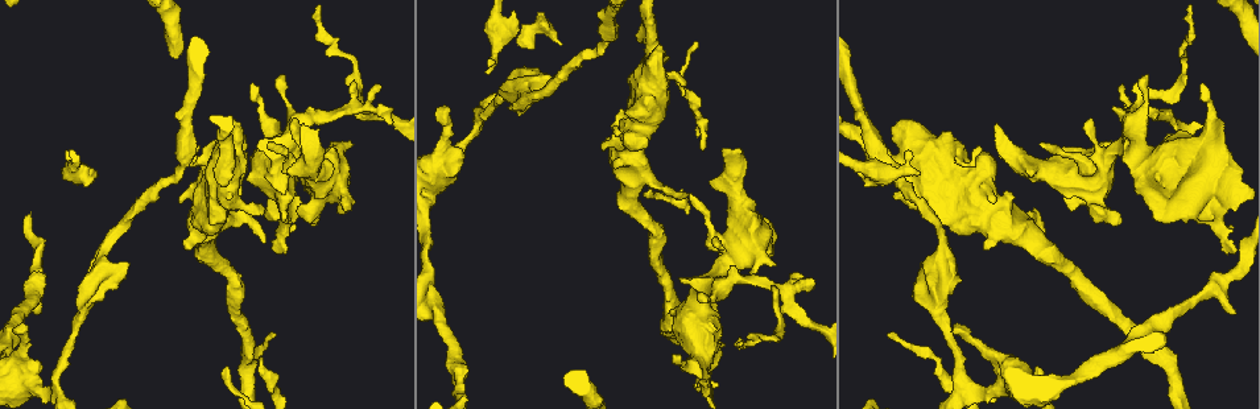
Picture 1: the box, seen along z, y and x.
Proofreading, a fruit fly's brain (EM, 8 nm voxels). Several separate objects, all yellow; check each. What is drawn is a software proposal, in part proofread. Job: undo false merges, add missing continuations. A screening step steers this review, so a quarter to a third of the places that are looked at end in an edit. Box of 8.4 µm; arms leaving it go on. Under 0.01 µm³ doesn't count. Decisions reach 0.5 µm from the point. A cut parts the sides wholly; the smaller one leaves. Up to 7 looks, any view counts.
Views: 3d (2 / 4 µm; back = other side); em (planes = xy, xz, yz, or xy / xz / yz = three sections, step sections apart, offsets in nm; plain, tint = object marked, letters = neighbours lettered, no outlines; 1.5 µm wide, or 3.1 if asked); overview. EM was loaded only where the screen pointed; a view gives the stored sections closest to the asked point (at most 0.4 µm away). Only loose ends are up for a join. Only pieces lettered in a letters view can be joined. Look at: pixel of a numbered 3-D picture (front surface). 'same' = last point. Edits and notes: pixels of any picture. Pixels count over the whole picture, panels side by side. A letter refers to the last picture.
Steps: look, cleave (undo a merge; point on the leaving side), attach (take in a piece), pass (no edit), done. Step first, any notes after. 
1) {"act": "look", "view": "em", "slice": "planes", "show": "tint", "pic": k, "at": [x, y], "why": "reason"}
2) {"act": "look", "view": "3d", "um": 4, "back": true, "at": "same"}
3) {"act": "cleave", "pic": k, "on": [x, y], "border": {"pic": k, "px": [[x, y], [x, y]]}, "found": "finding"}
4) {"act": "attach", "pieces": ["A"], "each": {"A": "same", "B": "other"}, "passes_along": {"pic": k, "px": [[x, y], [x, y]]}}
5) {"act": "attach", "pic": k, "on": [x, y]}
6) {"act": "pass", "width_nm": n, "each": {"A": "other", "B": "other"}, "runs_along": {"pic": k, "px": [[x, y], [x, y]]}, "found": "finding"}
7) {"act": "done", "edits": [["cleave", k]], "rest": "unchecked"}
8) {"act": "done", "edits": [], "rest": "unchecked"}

{"act": "look", "view": "3d", "um": 4, "pic": 1, "at": [995, 365], "why": "thick end"}

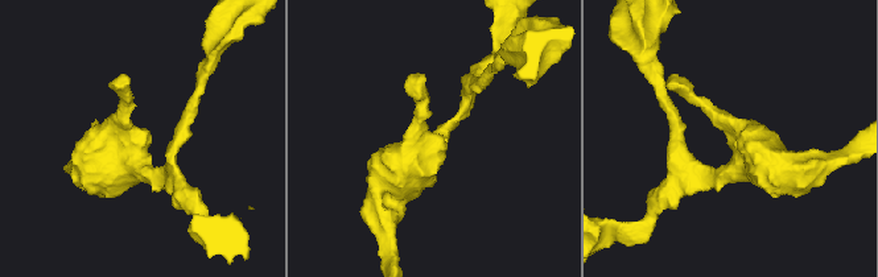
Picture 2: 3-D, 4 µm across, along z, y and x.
{"act": "look", "view": "em", "slice": "planes", "show": "letters", "pic": 2, "at": [727, 132]}

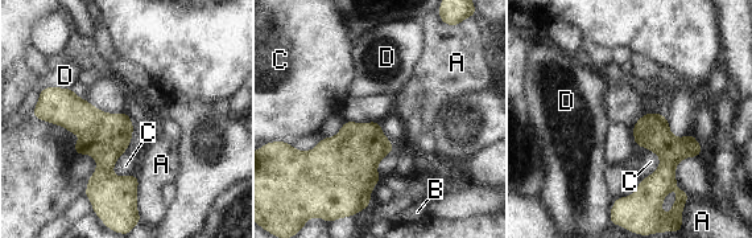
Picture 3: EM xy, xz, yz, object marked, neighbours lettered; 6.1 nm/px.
{"act": "pass", "each": {"A": "other", "B": "other", "C": "other", "D": "other"}, "runs_along": {"pic": 3, "px": [[45, 90], [103, 147], [98, 200]]}, "found": "none of them fits"}

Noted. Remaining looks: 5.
{"act": "look", "view": "em", "slice": "planes", "show": "letters", "pic": 1, "at": [274, 247]}

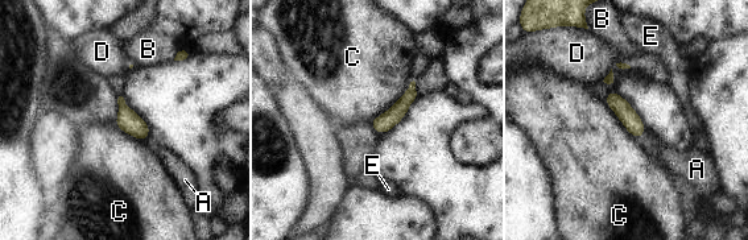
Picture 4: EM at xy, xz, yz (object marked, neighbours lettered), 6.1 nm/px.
{"act": "pass", "longest_contact_nm": ["C", 320], "each": {"A": "other", "B": "other", "C": "other", "D": "other", "E": "other"}, "border": {"pic": 4, "px": [[604, 100], [620, 123], [637, 140]]}, "found": "none of them fits"}

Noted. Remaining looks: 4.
{"act": "look", "view": "em", "slice": "yz", "step": 4, "show": "letters", "pic": 1, "at": [802, 278], "why": "an open end"}

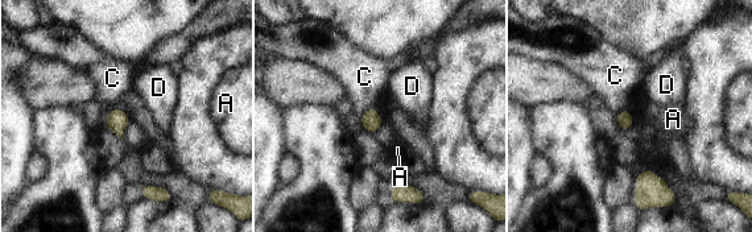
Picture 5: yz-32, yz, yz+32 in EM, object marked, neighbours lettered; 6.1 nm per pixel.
{"act": "pass", "each": {"A": "other", "C": "other", "D": "other"}, "found": "none of them fits"}

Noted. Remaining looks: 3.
{"act": "done", "edits": [], "rest": "unchecked"}

